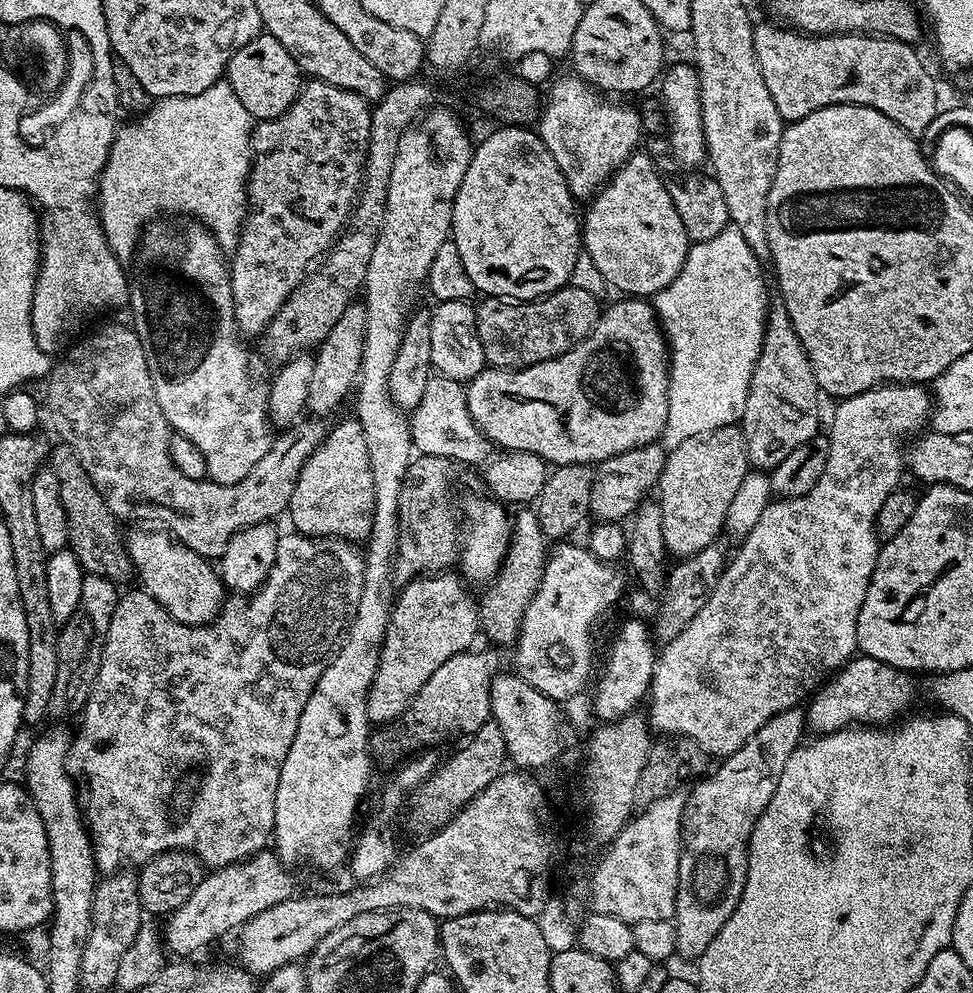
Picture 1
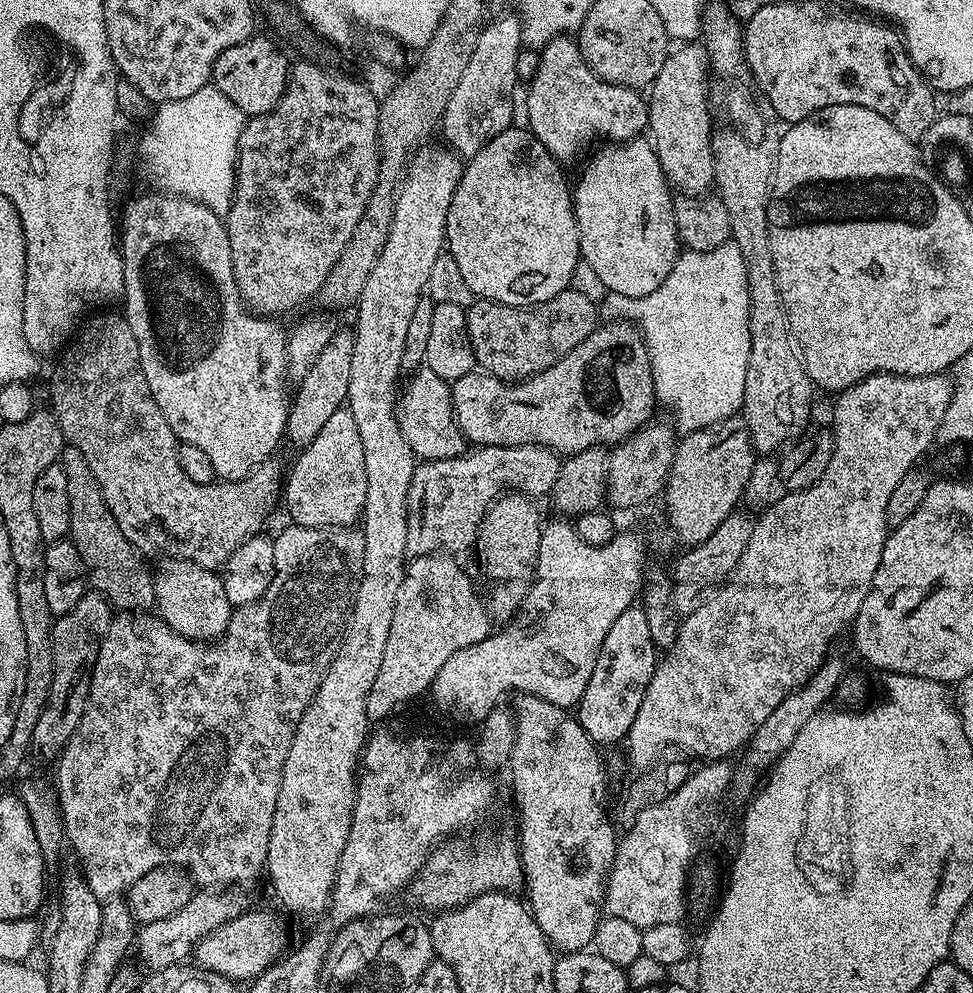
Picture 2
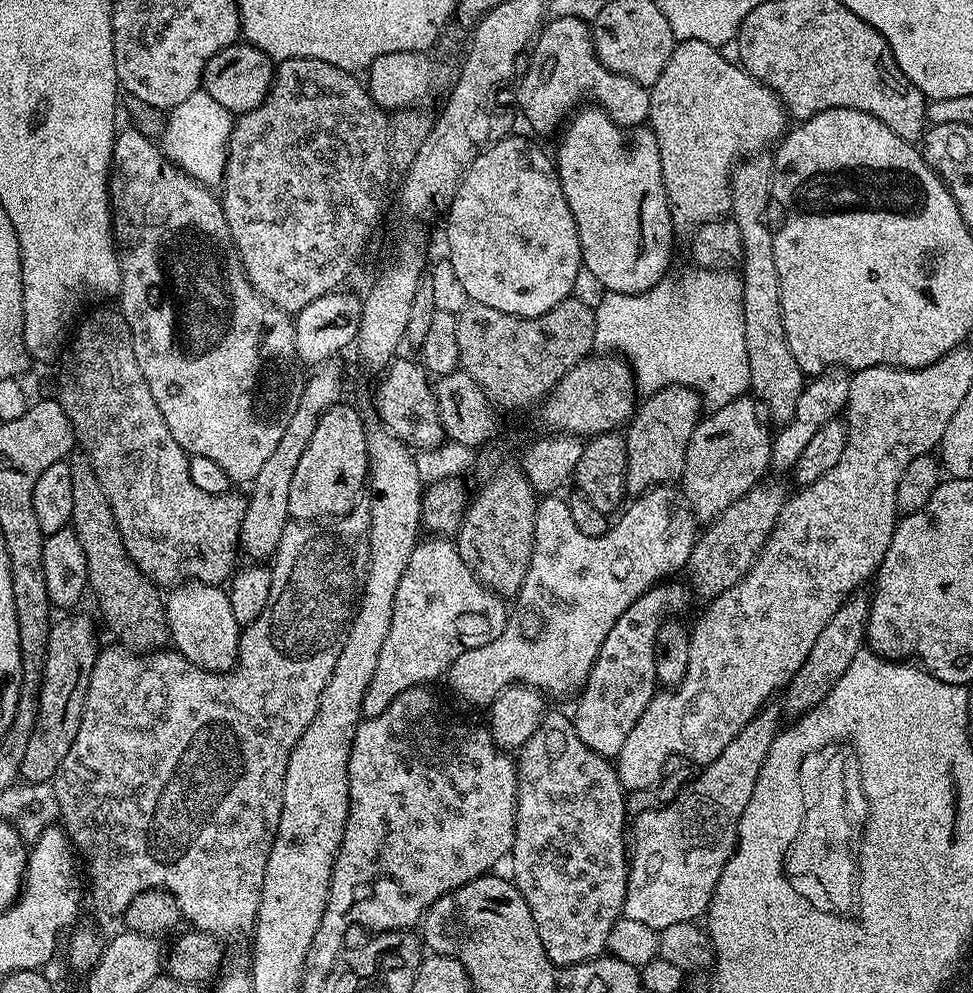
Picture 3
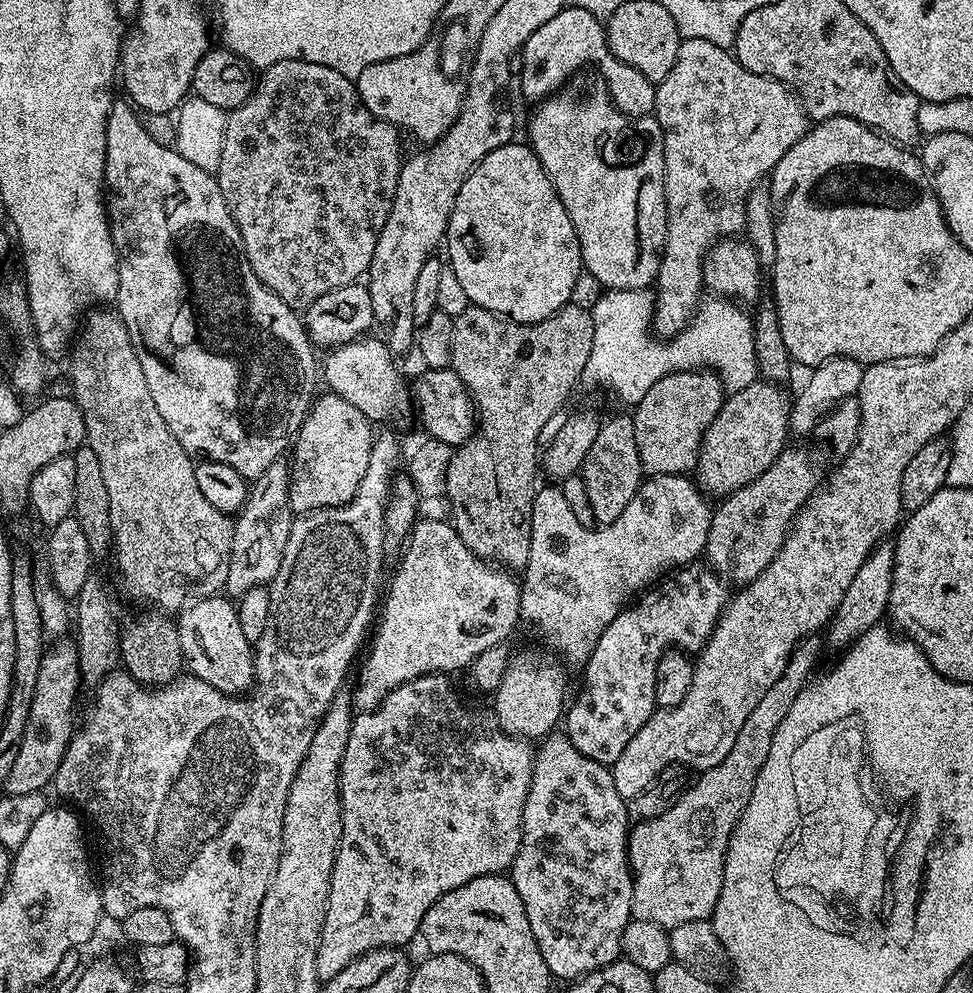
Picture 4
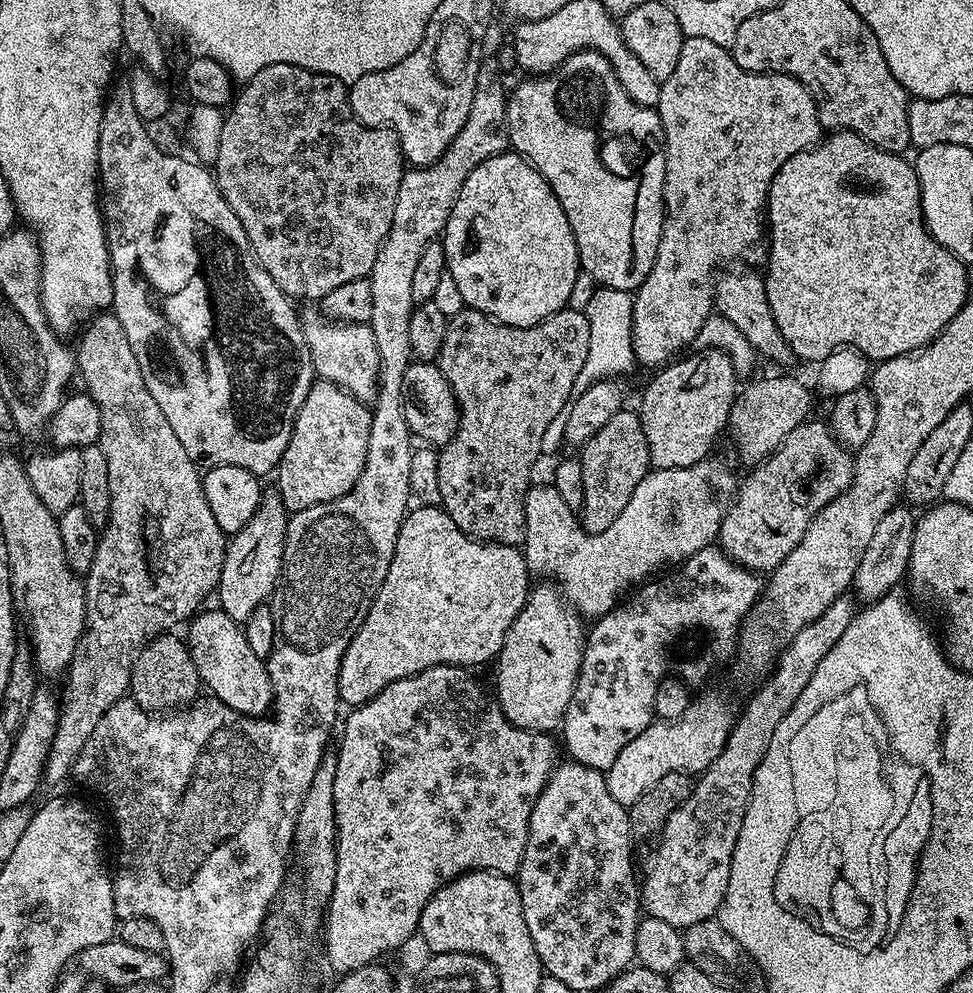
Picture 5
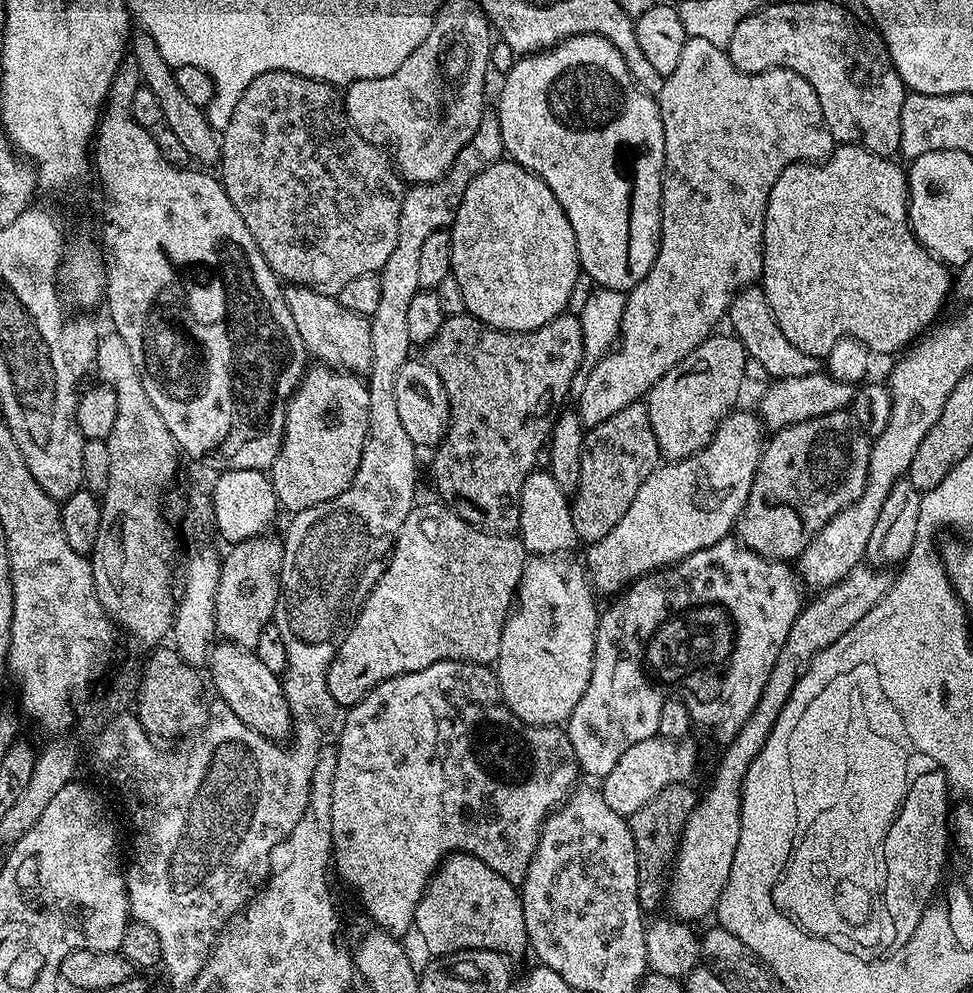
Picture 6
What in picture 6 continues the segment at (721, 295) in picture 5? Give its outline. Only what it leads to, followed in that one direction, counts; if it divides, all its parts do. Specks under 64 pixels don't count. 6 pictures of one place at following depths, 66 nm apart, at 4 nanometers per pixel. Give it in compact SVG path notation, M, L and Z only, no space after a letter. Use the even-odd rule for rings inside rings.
M749 286L743 292L736 293L726 313L726 324L732 327L729 329L742 342L742 346L748 352L749 361L755 367L757 364L772 380L806 378L810 374L821 371L822 364L817 357L798 350L798 346L794 346L790 342L790 338L786 338L786 334L782 334L782 330L770 310L770 302L766 298L763 287Z

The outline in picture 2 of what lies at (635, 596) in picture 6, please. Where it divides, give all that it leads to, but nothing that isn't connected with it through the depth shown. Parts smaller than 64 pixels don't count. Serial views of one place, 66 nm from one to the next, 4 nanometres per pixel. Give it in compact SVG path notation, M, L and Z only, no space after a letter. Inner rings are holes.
M633 606L618 614L618 622L610 626L610 634L606 634L606 642L602 642L602 650L598 650L594 674L590 674L586 694L582 694L578 705L579 722L597 746L616 744L619 740L621 743L627 737L657 663L658 649L651 640L643 607Z

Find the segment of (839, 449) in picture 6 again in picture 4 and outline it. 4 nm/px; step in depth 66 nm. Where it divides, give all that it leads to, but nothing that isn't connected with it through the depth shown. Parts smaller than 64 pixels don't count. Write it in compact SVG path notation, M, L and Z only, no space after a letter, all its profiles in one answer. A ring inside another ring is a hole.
M785 447L778 454L774 466L758 474L754 482L719 501L720 508L718 504L712 513L710 534L703 550L703 555L708 556L707 567L713 572L725 574L737 564L744 568L745 581L751 582L766 571L782 550L784 539L792 529L792 521L821 483L811 454L804 448L792 447Z

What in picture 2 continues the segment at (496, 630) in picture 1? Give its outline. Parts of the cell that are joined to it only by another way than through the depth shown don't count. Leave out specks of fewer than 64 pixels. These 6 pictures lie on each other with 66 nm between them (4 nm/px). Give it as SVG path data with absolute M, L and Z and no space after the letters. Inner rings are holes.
M507 491L488 505L478 529L474 552L480 555L480 564L488 579L486 607L500 622L507 622L516 615L536 579L542 519L532 504L535 503L524 493Z

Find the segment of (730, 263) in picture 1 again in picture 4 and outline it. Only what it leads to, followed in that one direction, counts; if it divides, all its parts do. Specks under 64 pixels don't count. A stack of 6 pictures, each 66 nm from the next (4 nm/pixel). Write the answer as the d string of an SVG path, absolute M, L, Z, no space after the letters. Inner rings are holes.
M614 288L604 290L598 302L593 306L592 321L594 322L594 346L590 346L590 358L586 358L586 366L580 375L579 387L592 388L595 384L612 386L613 390L628 403L635 406L646 398L646 390L658 382L658 378L666 378L666 374L675 372L695 372L697 370L711 370L720 377L725 389L729 393L742 390L742 386L750 386L760 376L758 358L754 350L754 336L752 330L754 320L751 315L744 314L741 305L723 298L705 299L692 315L688 325L681 332L668 339L657 338L652 330L652 309L654 296L651 291L643 288L622 290Z

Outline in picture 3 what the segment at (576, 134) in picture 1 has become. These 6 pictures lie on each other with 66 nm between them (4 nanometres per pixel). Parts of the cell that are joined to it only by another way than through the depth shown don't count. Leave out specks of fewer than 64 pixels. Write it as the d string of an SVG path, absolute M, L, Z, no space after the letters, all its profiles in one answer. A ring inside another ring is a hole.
M557 16L552 22L535 37L530 48L529 70L519 77L520 89L516 96L514 92L514 104L519 115L520 112L524 115L525 122L534 131L555 133L569 119L583 96L593 96L596 99L593 101L602 106L616 124L624 128L641 127L647 121L650 110L649 89L610 71L601 62L594 50L591 27L585 21L578 17Z

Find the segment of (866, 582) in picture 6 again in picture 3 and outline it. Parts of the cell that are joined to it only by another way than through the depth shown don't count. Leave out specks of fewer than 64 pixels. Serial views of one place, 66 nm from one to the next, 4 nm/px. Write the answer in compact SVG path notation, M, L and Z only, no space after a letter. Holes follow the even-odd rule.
M779 703L765 704L757 716L746 722L738 738L734 738L734 742L730 742L730 746L726 746L716 760L703 765L698 775L689 780L673 800L658 808L651 808L631 821L628 885L623 908L623 915L627 919L659 930L678 922L699 921L707 913L708 903L718 886L718 878L736 850L738 822L742 818L742 810L746 810L746 802L750 802L750 794L754 794L758 770L762 762L766 762L777 732L781 731L780 716L782 708Z

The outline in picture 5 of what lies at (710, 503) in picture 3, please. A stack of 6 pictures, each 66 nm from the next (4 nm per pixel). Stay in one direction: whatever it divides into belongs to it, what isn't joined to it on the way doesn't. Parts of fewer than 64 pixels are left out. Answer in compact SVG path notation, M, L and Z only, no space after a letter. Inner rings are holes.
M764 376L755 380L737 391L726 429L727 435L732 435L732 444L741 462L747 466L760 464L767 456L774 454L786 434L813 415L812 392L802 381L792 376Z

